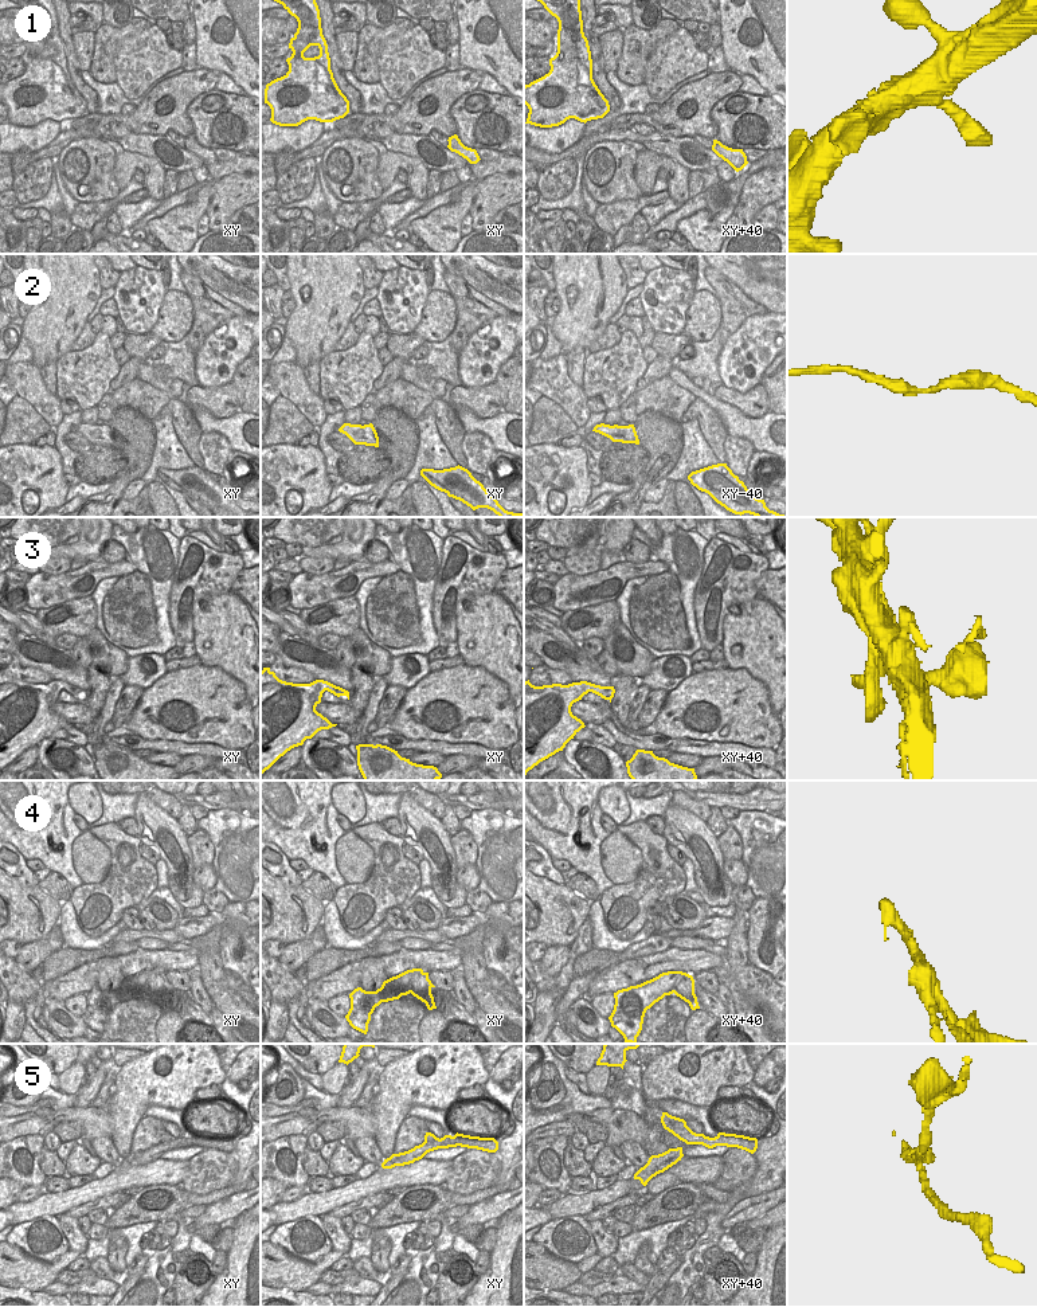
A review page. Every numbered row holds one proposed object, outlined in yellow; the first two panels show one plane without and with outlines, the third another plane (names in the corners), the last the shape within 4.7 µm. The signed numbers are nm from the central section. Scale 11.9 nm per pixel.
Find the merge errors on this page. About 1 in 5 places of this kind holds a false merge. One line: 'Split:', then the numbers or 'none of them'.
Split: 4, 5

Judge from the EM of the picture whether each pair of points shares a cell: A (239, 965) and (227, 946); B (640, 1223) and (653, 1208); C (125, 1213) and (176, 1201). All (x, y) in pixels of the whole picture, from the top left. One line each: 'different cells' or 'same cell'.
A: same cell
B: same cell
C: same cell

